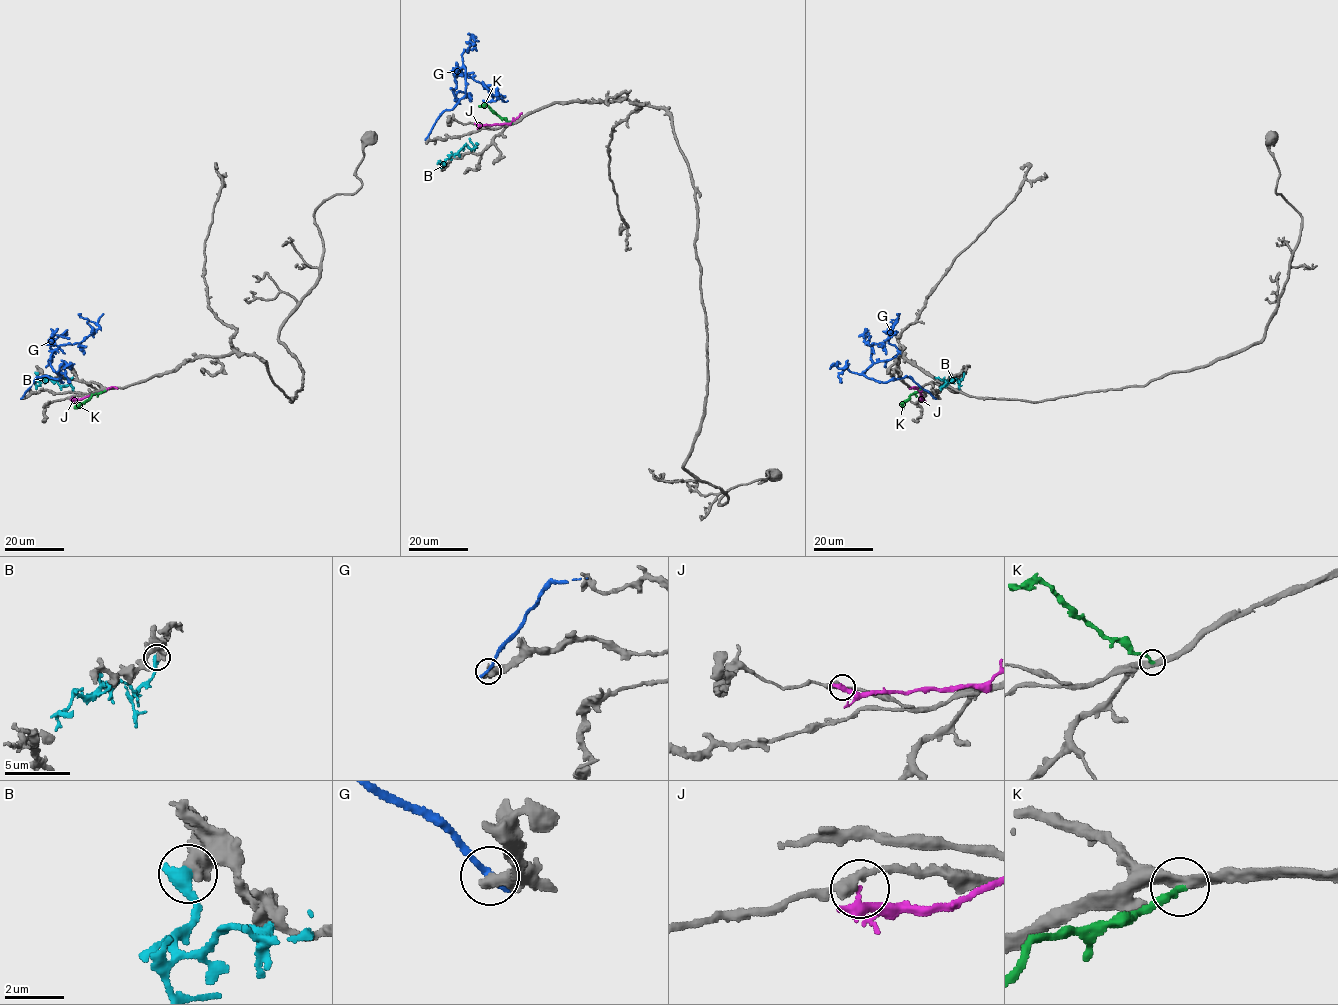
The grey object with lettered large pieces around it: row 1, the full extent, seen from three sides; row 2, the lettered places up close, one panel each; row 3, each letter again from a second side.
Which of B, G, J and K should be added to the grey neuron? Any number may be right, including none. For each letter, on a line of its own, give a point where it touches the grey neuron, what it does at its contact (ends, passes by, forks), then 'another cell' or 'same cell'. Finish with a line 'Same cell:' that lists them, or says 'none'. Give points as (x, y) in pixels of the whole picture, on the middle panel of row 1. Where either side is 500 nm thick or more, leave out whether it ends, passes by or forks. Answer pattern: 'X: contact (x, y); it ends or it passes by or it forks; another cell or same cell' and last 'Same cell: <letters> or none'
B: contact (442, 167); another cell
G: contact (427, 137); it ends; another cell
J: contact (477, 124); it ends; another cell
K: contact (511, 123); it ends; same cell
Same cell: K

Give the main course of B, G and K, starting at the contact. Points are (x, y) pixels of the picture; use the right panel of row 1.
B: (964, 373), (959, 381), (952, 379), (942, 385), (945, 385), (943, 380), (934, 377)
G: (934, 397), (906, 376), (877, 382), (864, 374), (872, 364), (871, 345), (884, 343), (891, 335), (899, 313)
K: (920, 389), (902, 403), (902, 408)

